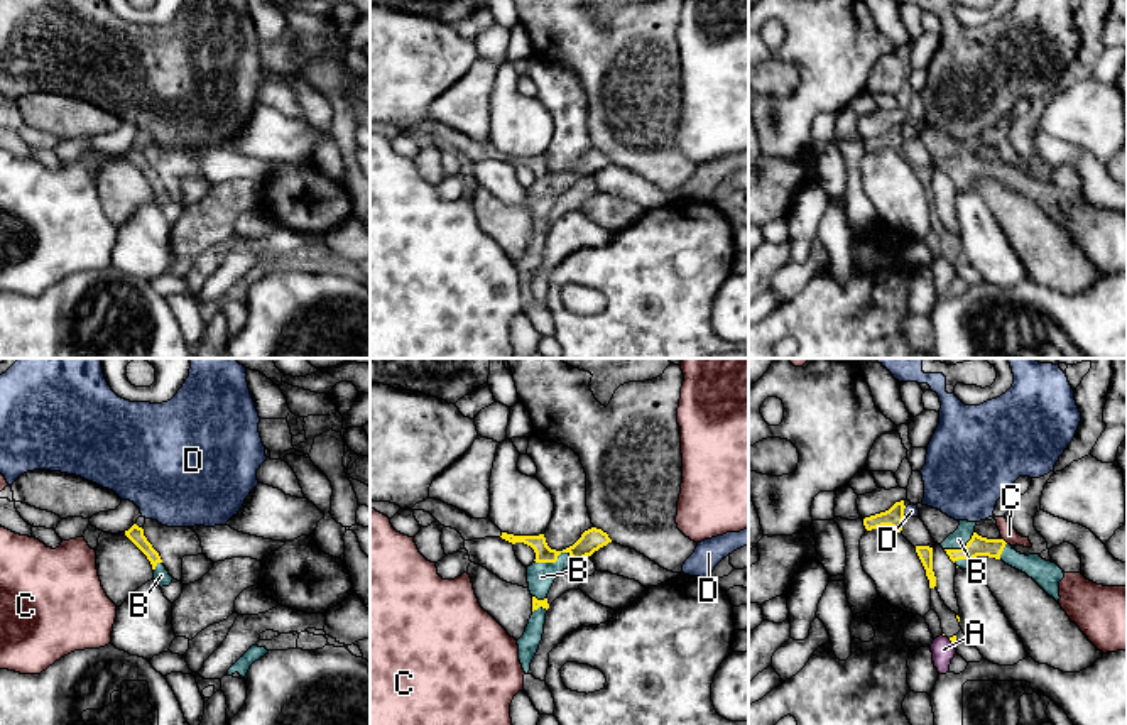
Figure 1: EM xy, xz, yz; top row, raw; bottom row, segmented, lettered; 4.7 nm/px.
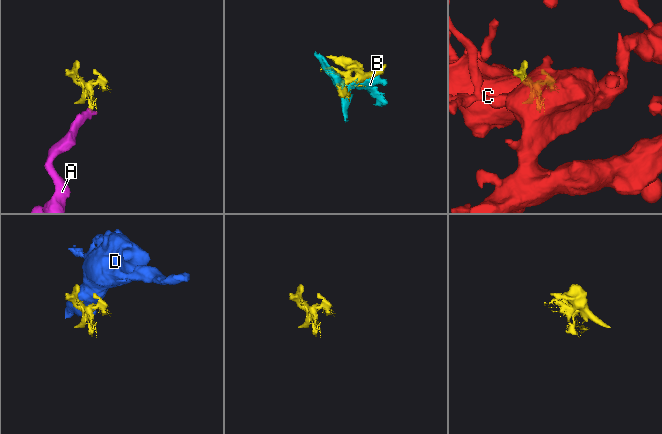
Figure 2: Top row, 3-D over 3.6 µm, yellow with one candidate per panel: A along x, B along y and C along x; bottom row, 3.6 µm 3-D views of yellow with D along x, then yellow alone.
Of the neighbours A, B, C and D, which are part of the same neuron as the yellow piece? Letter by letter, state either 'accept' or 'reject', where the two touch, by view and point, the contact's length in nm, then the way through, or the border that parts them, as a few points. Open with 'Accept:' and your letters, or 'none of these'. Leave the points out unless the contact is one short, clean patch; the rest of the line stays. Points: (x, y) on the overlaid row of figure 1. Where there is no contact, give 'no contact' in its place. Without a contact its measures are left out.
Accept: B
A: reject; contact yz (952, 641); length 40 nm; border yz (948, 639), (953, 644)
B: accept; contact xz (553, 561); length 190 nm
C: reject; contact yz (1004, 541); length 40 nm
D: reject; contact yz (903, 512); length 50 nm

